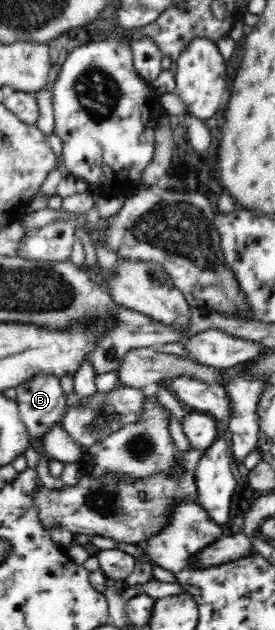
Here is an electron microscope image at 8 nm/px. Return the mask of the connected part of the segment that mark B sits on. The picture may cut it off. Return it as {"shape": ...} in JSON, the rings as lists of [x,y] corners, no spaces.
{"shape":[[[34,376],[19,384],[16,389],[16,404],[22,422],[32,440],[41,441],[41,434],[64,416],[66,397],[55,376]]]}

